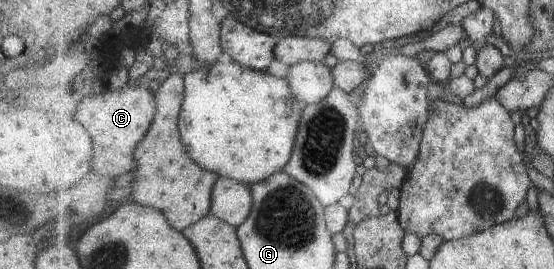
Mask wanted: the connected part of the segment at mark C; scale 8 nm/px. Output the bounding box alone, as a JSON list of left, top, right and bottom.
[76,85,157,176]

